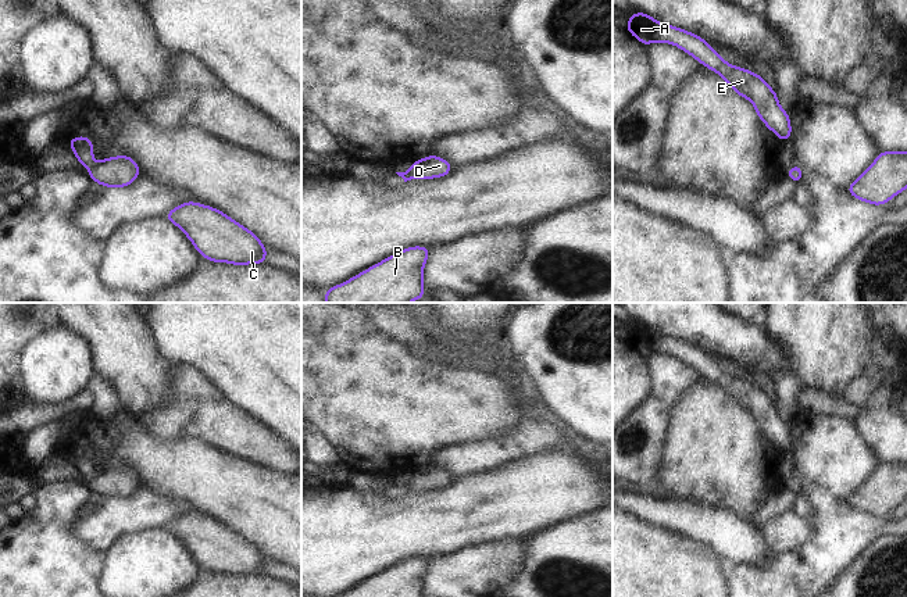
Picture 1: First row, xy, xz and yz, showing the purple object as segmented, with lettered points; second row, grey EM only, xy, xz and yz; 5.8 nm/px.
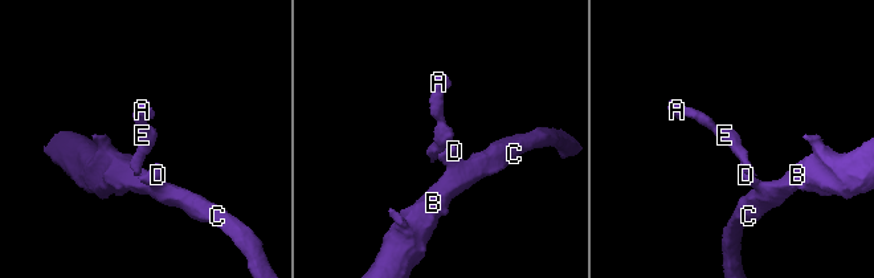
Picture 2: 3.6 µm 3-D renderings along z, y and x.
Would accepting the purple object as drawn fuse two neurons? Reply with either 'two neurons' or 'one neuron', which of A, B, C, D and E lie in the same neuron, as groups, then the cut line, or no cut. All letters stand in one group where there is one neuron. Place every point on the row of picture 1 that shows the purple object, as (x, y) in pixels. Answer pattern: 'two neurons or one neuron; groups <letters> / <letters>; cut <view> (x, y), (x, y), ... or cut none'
two neurons; groups A E / B C D; cut xz (403, 172), (406, 175)

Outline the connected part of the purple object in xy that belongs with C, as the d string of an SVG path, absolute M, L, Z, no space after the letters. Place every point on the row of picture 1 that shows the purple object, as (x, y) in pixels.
M189 200L163 218L176 225L210 262L247 265L267 261L267 247L258 236L214 207Z

